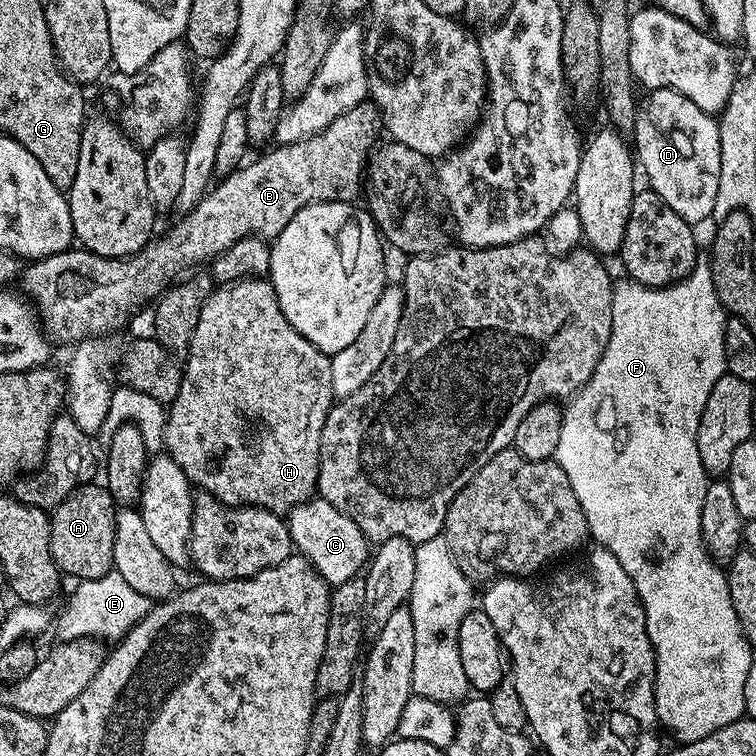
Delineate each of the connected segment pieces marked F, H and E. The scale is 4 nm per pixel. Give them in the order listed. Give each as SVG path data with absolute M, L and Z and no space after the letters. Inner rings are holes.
M698 262L685 280L679 280L677 284L665 288L648 288L637 280L623 279L617 279L612 286L610 342L606 342L606 350L592 377L575 396L571 397L569 404L572 405L563 409L564 421L562 430L558 434L554 459L558 466L562 466L566 478L570 478L570 490L574 490L574 498L578 498L578 506L582 506L582 514L586 516L588 523L589 537L599 547L610 550L610 554L614 554L618 562L622 562L622 570L630 574L636 596L644 607L646 634L650 638L656 659L654 674L656 723L676 739L673 741L689 744L714 734L714 730L722 730L722 726L732 724L745 715L746 676L754 661L753 645L749 644L742 634L738 614L734 614L734 602L730 602L730 586L725 569L712 559L702 542L702 498L706 498L706 486L710 482L710 477L702 466L702 458L698 458L698 426L702 418L702 410L706 406L706 398L710 398L710 390L714 390L714 382L718 382L718 378L726 374L726 346L724 345L726 313L718 298L718 290L714 290L712 266L708 262Z
M249 278L213 290L202 306L202 314L198 314L198 326L194 326L194 338L188 347L186 359L182 364L178 398L174 398L174 402L166 408L164 448L167 455L178 462L180 469L188 475L189 481L199 491L210 493L215 500L221 500L224 504L265 508L277 514L287 514L298 505L313 499L318 492L316 483L320 469L322 426L326 426L328 411L334 403L330 382L332 362L314 345L306 342L306 338L302 338L302 334L298 334L290 322L286 322L286 314L282 314L282 306L278 306L278 294L274 294L272 281L267 278Z
M115 570L102 578L81 580L75 586L77 588L73 590L68 605L61 610L60 616L58 612L54 620L55 639L60 642L90 638L101 642L119 641L154 607L154 602L146 598L146 594L138 594L138 590L134 590L134 586L130 586L130 582Z

